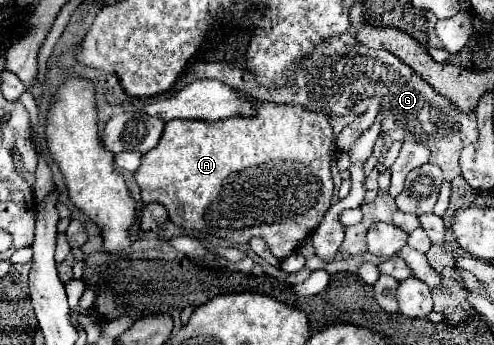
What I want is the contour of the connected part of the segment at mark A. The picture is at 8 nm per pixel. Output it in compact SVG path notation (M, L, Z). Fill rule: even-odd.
M243 92L247 100L257 104L255 116L233 116L229 120L171 120L165 124L159 144L143 154L135 180L141 188L145 204L161 202L169 220L183 230L197 230L227 240L233 246L247 244L259 236L267 242L275 258L289 258L295 248L313 234L331 206L333 180L331 160L335 160L333 126L323 112L307 110L299 104L275 104L253 98Z

